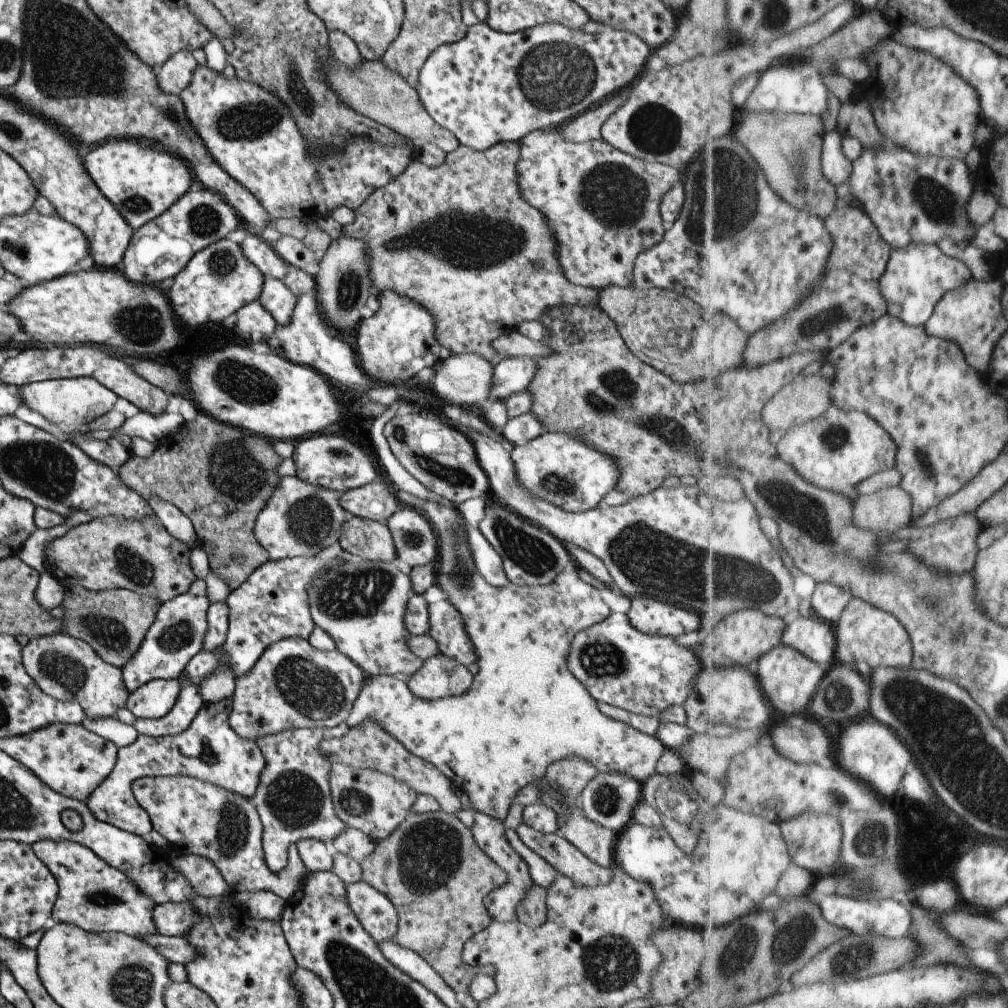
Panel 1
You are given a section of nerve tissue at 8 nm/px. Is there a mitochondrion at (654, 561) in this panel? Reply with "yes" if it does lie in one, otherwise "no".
yes

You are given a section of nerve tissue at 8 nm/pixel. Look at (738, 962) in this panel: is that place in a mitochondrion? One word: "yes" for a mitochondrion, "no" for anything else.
yes

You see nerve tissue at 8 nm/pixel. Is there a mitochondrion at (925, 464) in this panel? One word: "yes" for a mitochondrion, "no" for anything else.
yes

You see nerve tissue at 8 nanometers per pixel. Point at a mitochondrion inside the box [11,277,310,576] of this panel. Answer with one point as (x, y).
(234, 471)

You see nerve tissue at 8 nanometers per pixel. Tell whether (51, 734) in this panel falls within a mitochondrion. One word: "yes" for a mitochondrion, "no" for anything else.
no

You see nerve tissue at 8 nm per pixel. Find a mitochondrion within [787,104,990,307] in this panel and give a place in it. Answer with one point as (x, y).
(939, 205)

